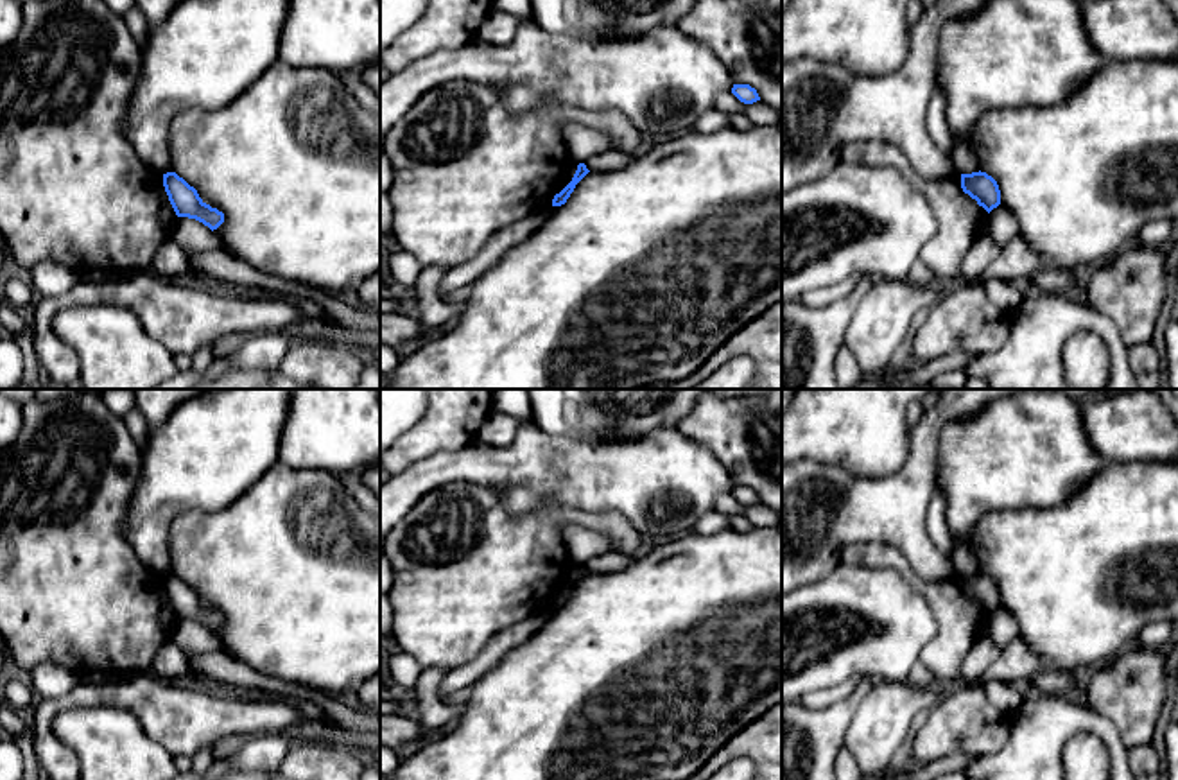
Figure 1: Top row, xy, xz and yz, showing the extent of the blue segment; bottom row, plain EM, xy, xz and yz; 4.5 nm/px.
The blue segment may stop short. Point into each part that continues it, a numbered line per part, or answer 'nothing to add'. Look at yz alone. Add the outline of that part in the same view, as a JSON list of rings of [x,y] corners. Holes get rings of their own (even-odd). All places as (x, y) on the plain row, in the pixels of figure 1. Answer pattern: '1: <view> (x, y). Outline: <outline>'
nothing to add

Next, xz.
nothing to add

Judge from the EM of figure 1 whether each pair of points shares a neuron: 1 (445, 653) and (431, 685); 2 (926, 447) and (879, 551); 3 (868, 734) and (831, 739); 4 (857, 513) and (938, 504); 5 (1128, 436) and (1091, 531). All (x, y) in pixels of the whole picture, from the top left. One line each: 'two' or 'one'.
1: two
2: two
3: two
4: two
5: two

